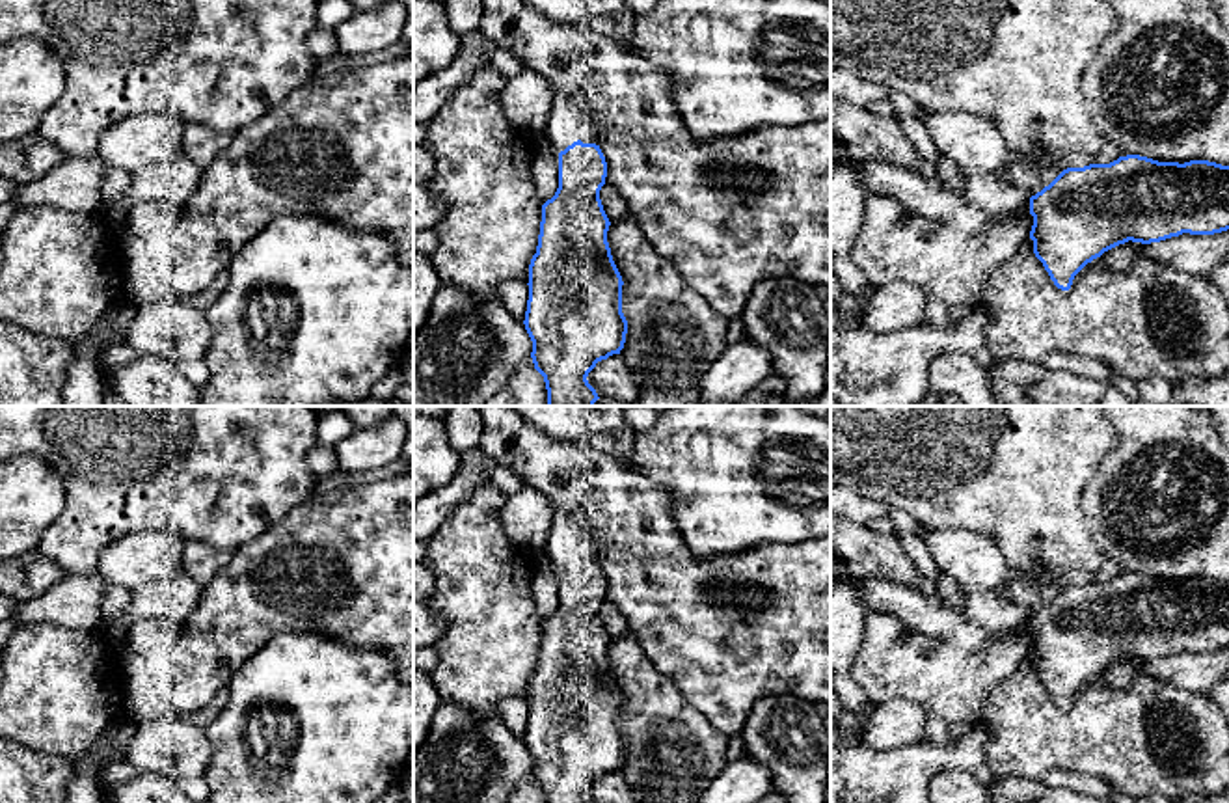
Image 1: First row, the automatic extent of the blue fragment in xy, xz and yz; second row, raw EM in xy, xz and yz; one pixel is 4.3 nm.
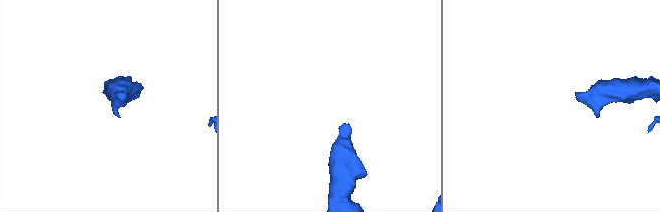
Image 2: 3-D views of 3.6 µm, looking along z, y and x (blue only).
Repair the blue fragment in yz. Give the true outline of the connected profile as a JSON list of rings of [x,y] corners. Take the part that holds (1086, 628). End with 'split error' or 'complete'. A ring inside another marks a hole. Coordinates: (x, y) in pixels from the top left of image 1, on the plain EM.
[[[1140,572],[1110,581],[1063,587],[1030,615],[1033,671],[1054,702],[1069,708],[1074,693],[1104,669],[1128,658],[1151,661],[1182,650],[1214,652],[1229,646],[1229,583],[1209,578],[1158,579]]]; complete

